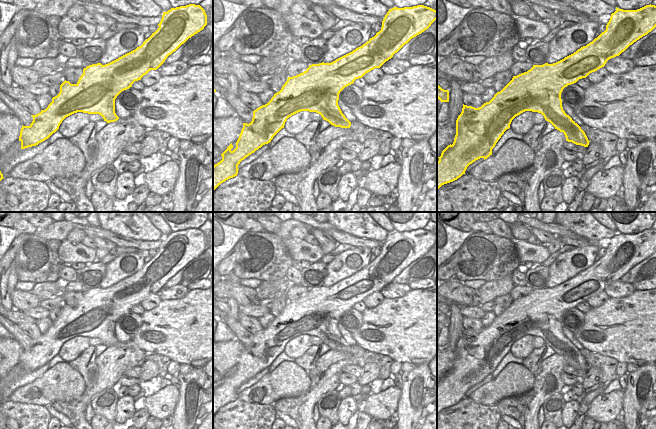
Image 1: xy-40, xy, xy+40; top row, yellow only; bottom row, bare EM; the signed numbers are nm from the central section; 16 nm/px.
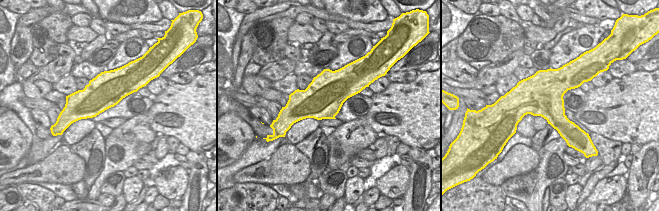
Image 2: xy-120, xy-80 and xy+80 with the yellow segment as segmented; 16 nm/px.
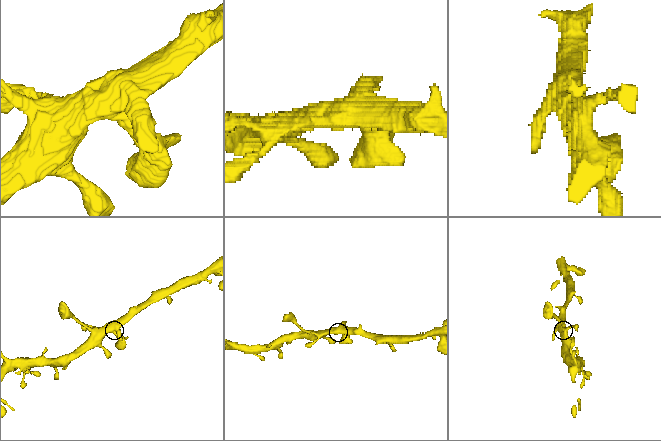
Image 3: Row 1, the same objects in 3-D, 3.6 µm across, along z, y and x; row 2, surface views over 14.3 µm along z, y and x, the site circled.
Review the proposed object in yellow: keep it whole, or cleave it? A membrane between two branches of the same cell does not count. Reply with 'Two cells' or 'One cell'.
One cell.

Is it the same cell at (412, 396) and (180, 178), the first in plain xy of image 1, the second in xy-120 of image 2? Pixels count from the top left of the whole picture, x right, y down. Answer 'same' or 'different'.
different

